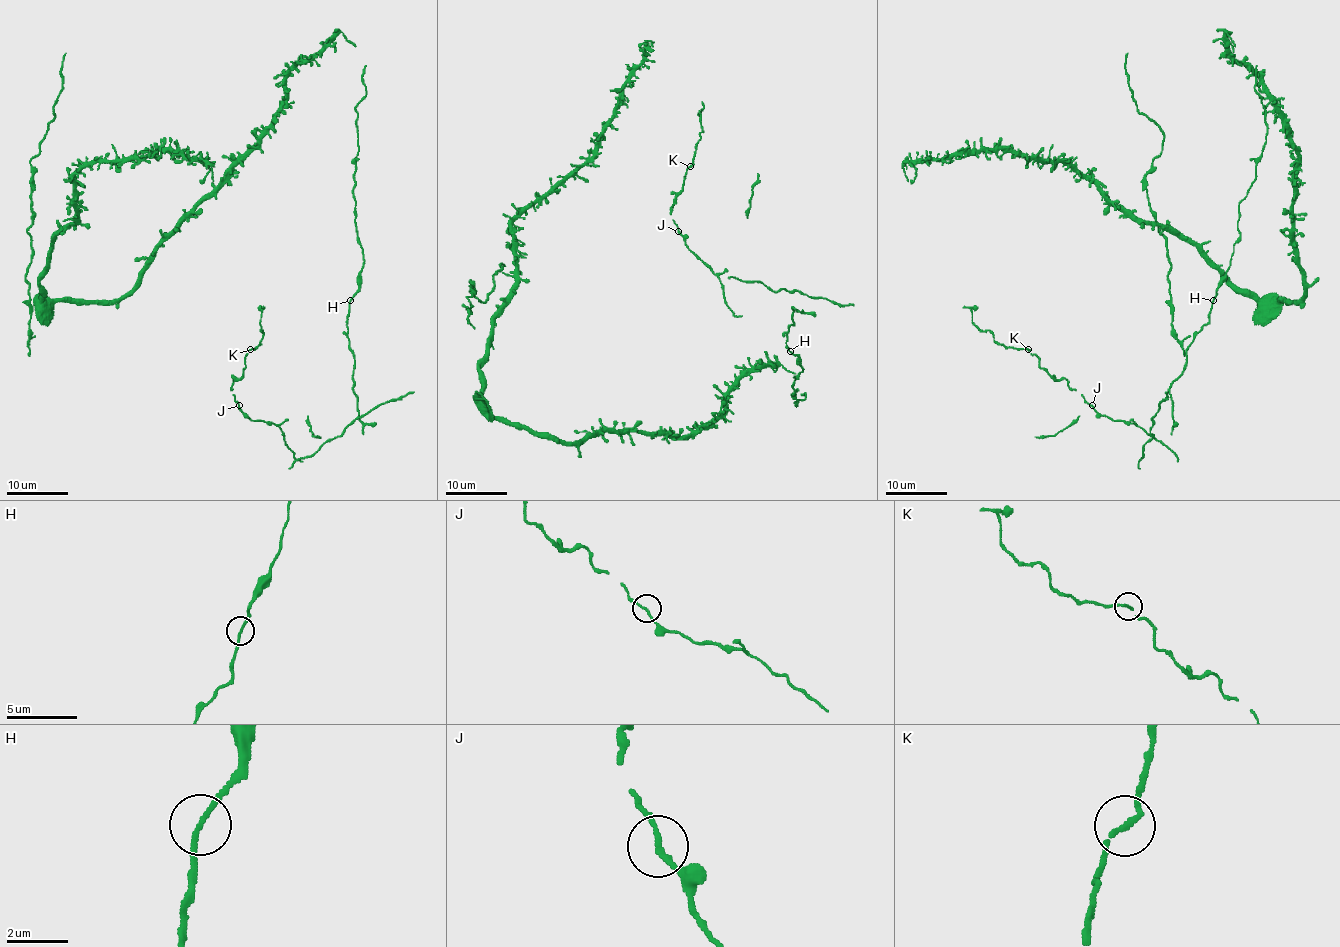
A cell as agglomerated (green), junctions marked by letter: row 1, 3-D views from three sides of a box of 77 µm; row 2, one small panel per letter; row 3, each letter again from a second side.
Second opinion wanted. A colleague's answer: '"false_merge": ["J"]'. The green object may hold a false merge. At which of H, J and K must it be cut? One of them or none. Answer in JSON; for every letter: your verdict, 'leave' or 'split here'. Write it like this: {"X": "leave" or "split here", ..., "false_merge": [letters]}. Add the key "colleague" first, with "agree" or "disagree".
{"colleague": "disagree", "H": "leave", "J": "leave", "K": "leave", "false_merge": []}

